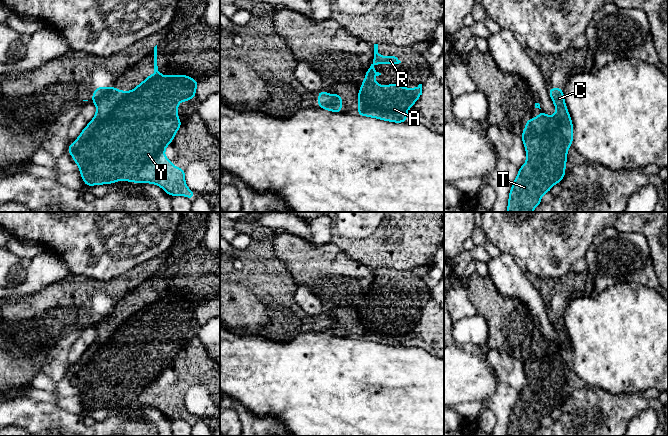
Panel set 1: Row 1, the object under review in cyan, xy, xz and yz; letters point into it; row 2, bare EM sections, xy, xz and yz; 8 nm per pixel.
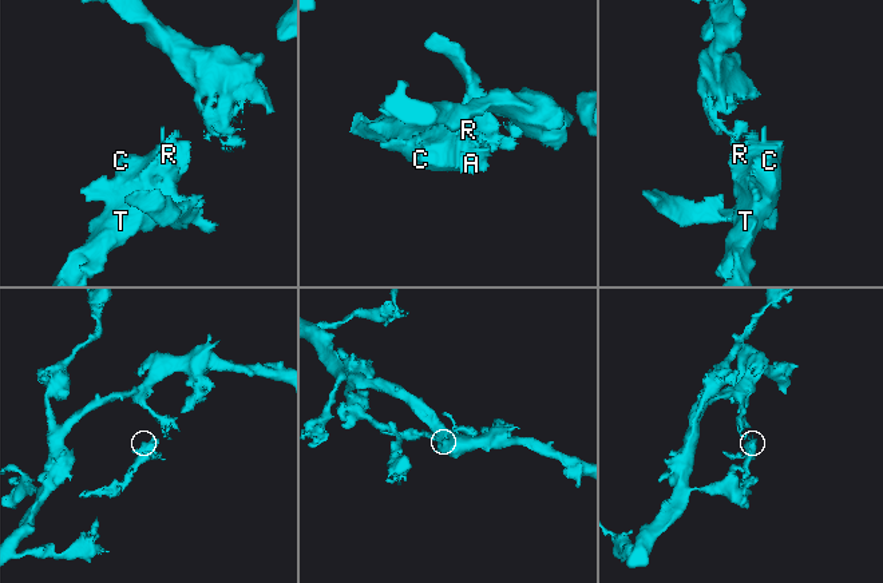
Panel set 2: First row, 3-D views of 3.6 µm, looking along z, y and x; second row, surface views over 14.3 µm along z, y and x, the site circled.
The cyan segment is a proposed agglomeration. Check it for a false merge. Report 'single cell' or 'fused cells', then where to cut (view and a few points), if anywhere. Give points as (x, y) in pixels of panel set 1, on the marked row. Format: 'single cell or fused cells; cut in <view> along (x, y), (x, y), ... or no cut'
single cell; no cut

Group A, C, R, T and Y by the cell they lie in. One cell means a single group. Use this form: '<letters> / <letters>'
A C R T Y

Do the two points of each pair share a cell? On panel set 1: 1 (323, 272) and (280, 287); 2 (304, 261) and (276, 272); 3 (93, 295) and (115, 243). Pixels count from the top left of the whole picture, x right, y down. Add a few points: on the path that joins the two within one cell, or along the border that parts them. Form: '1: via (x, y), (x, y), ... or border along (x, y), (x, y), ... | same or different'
1: border along (282, 262), (297, 286) | different
2: border along (273, 248), (274, 254), (285, 265), (297, 286) | different
3: border along (122, 274), (105, 280), (76, 275) | different

